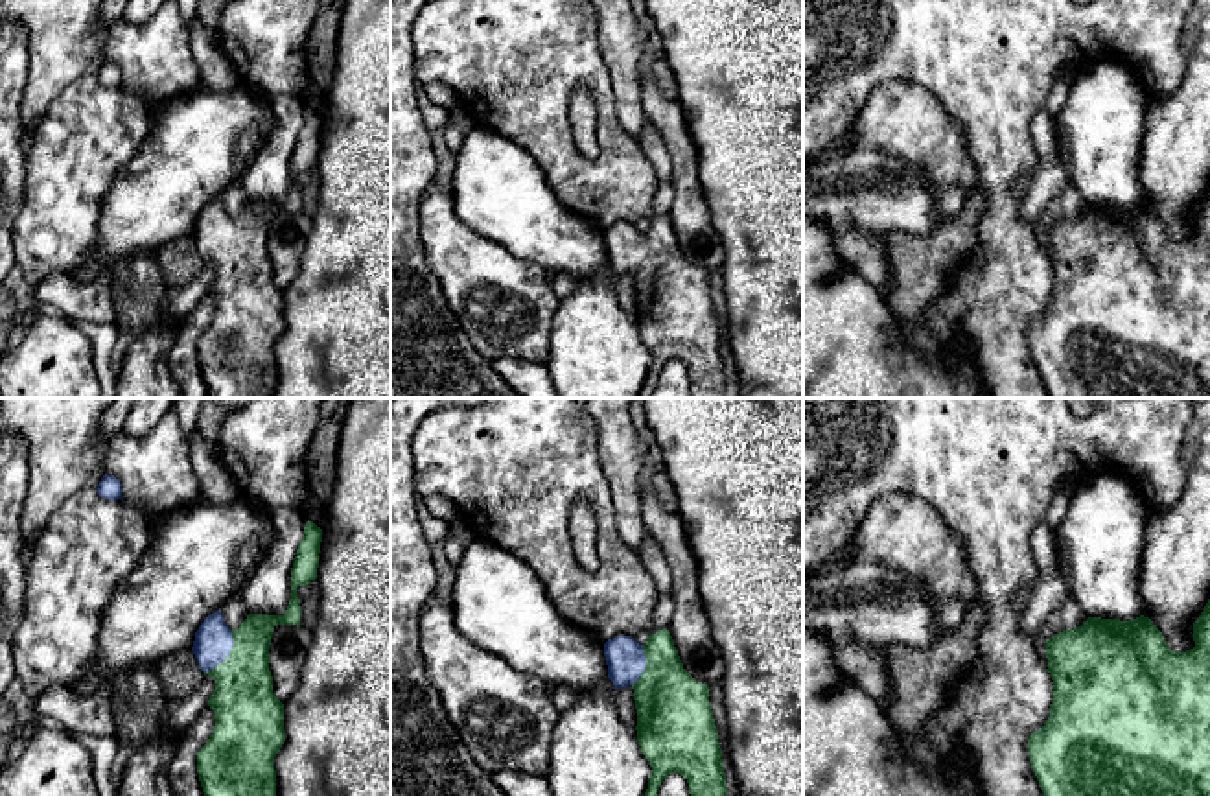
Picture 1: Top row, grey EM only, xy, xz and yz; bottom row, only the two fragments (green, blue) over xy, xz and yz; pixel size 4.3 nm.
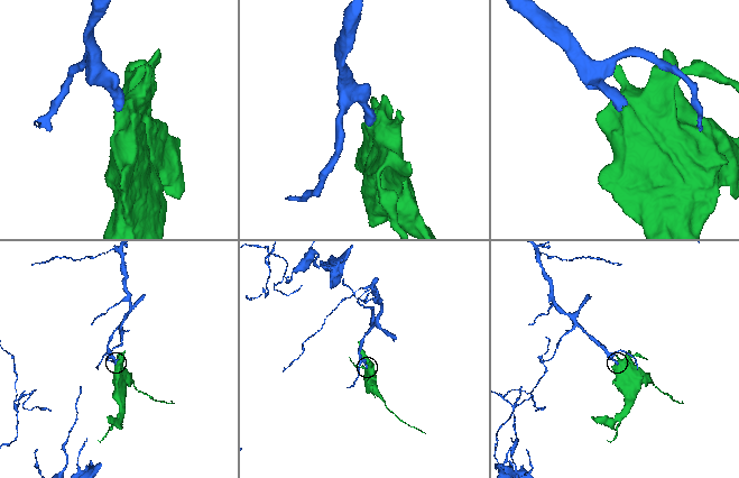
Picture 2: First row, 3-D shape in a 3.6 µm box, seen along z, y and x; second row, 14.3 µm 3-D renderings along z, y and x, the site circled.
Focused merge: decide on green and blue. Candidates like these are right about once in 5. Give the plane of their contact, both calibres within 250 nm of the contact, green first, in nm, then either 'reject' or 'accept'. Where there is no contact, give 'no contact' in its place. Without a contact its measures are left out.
contact in xy; calibres 280 and 160 nm; accept

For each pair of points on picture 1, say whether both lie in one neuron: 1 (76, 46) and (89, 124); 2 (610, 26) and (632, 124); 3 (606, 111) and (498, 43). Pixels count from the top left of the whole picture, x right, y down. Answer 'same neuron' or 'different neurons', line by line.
1: different neurons
2: same neuron
3: same neuron

